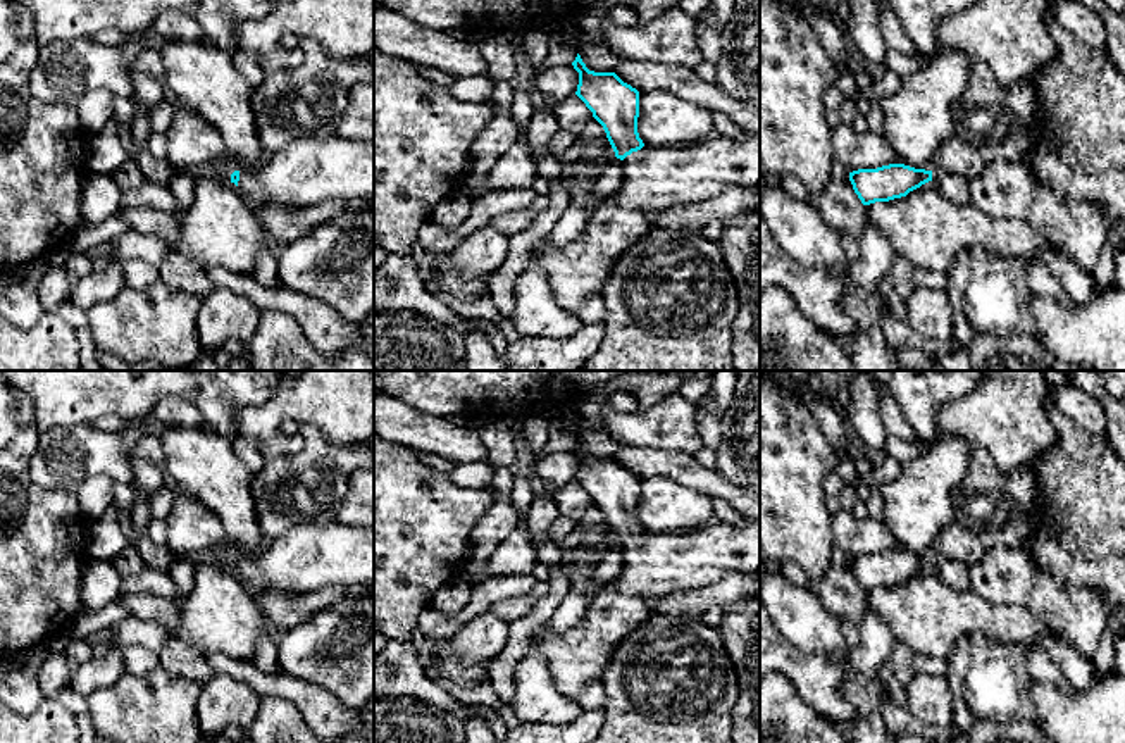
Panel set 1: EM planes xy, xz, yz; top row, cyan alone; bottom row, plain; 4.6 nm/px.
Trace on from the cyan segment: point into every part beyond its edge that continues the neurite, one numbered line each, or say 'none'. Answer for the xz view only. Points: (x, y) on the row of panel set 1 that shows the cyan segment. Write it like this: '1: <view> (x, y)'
1: xz (658, 178)

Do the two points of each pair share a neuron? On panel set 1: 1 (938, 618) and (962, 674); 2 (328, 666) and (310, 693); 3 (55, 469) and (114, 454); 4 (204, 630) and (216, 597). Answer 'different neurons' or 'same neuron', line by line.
1: different neurons
2: different neurons
3: same neuron
4: same neuron

